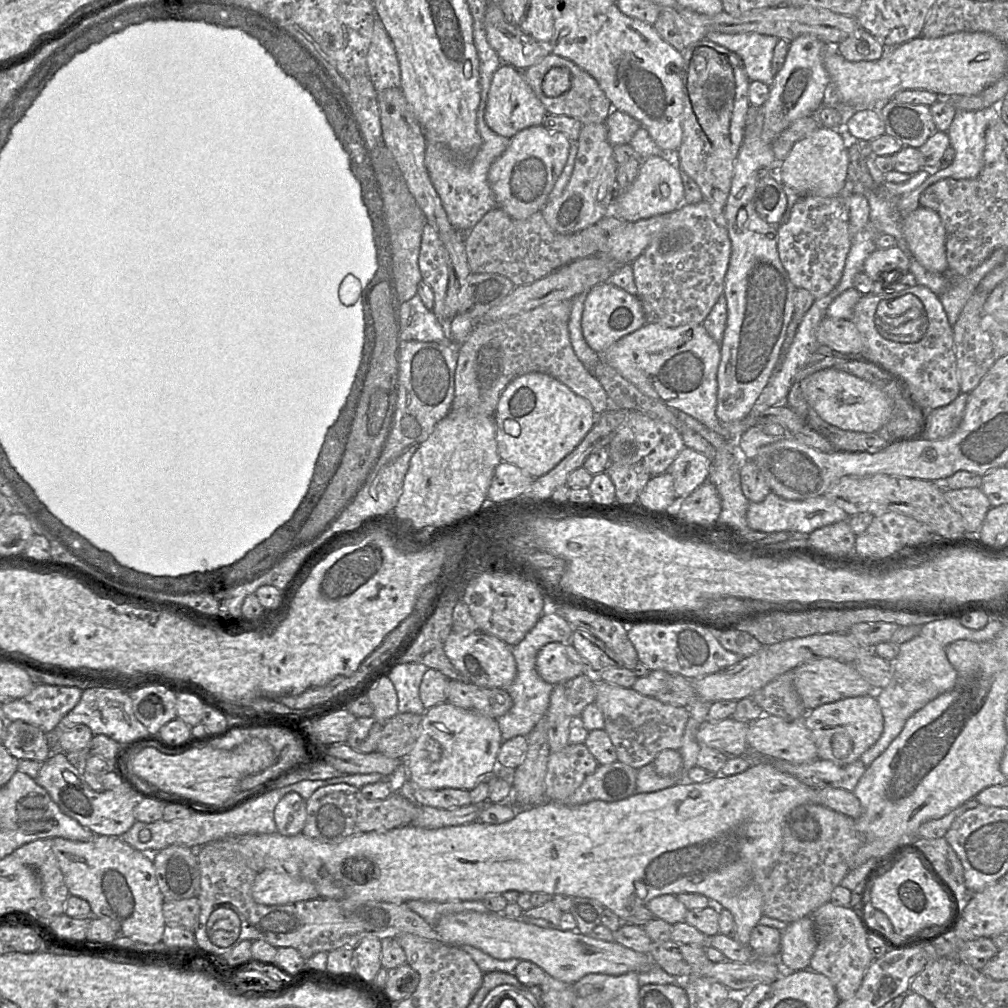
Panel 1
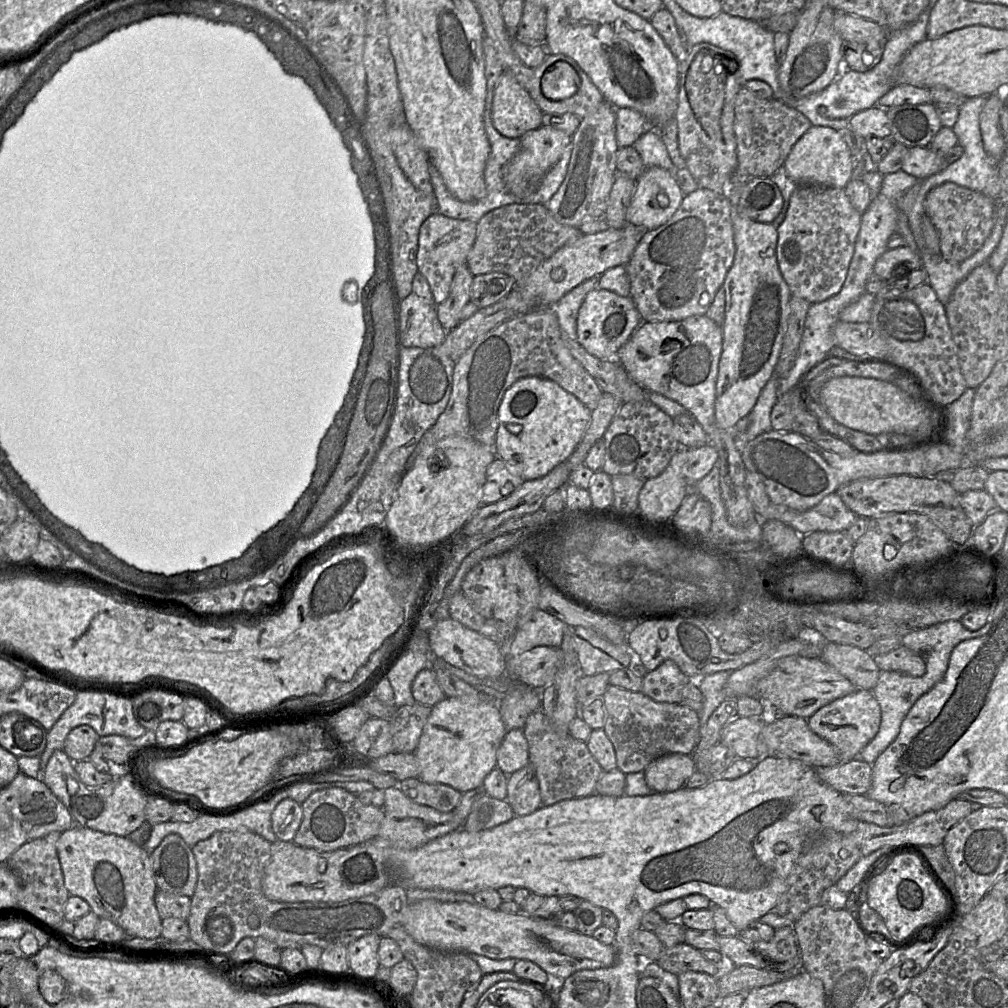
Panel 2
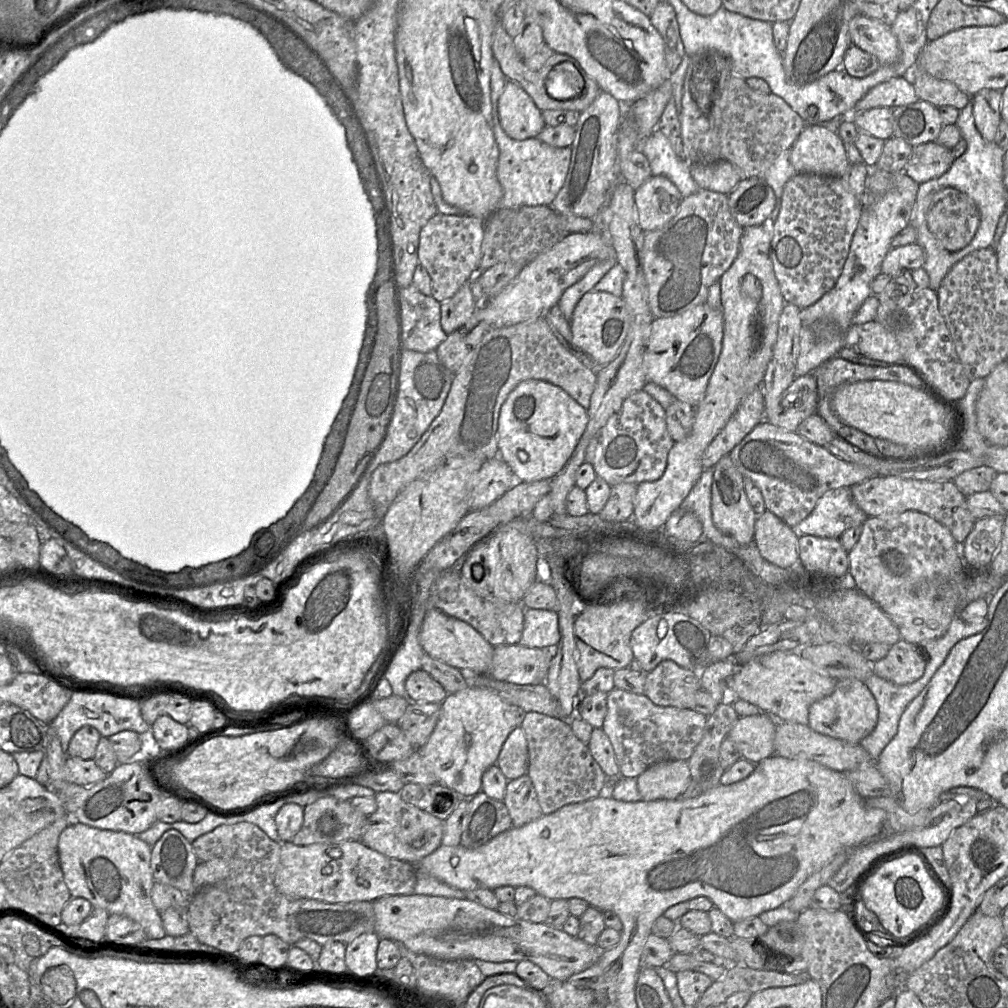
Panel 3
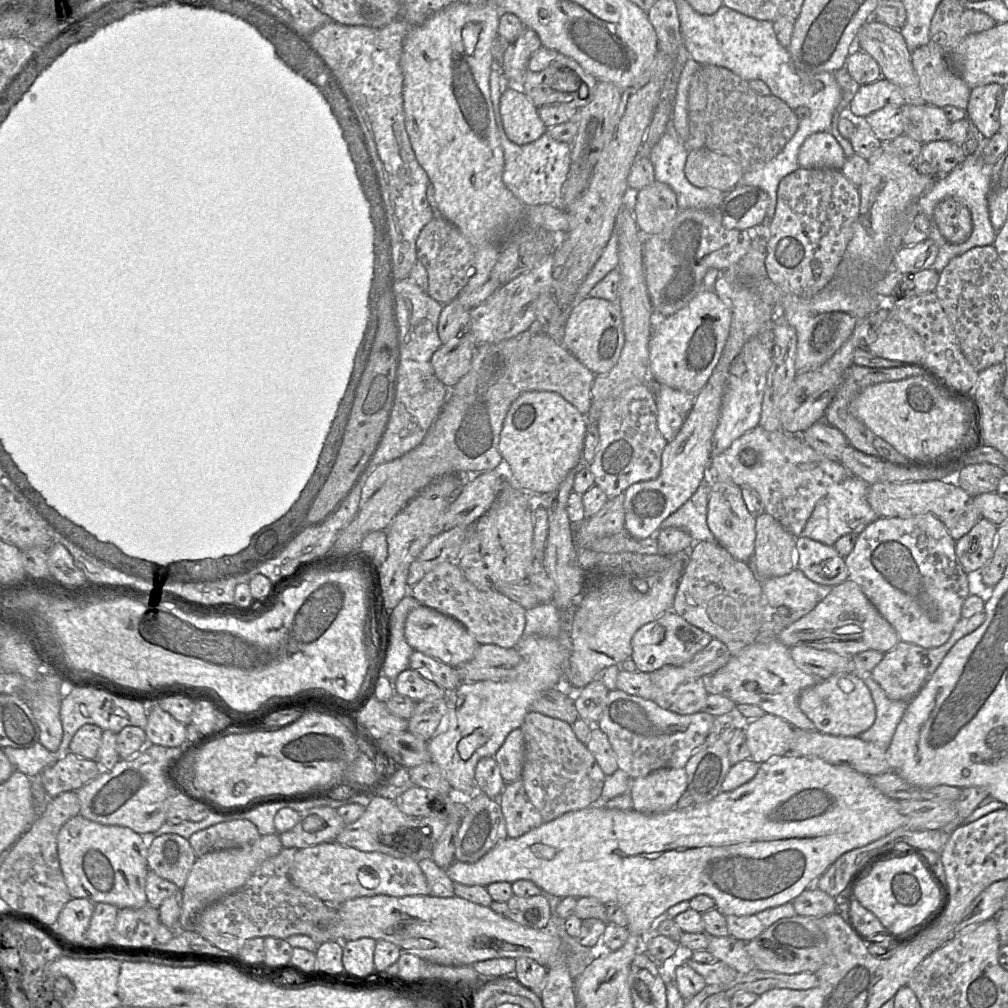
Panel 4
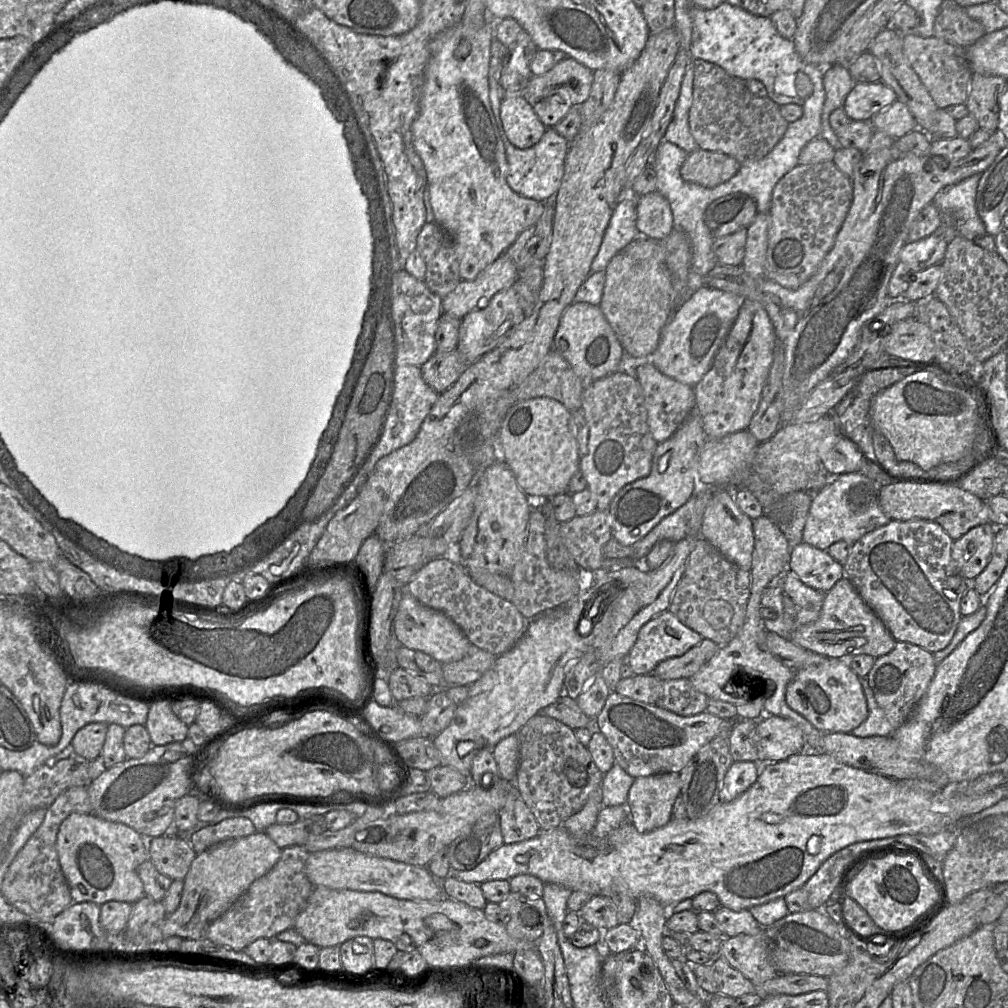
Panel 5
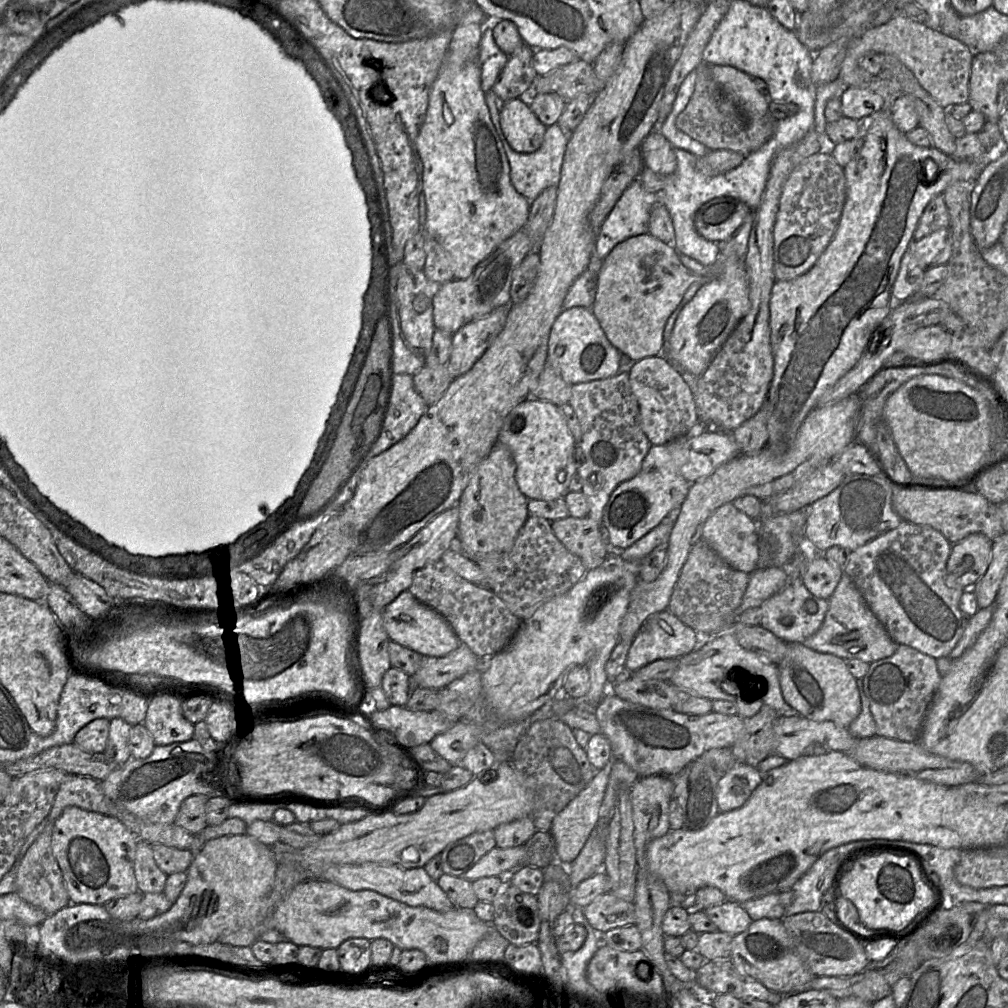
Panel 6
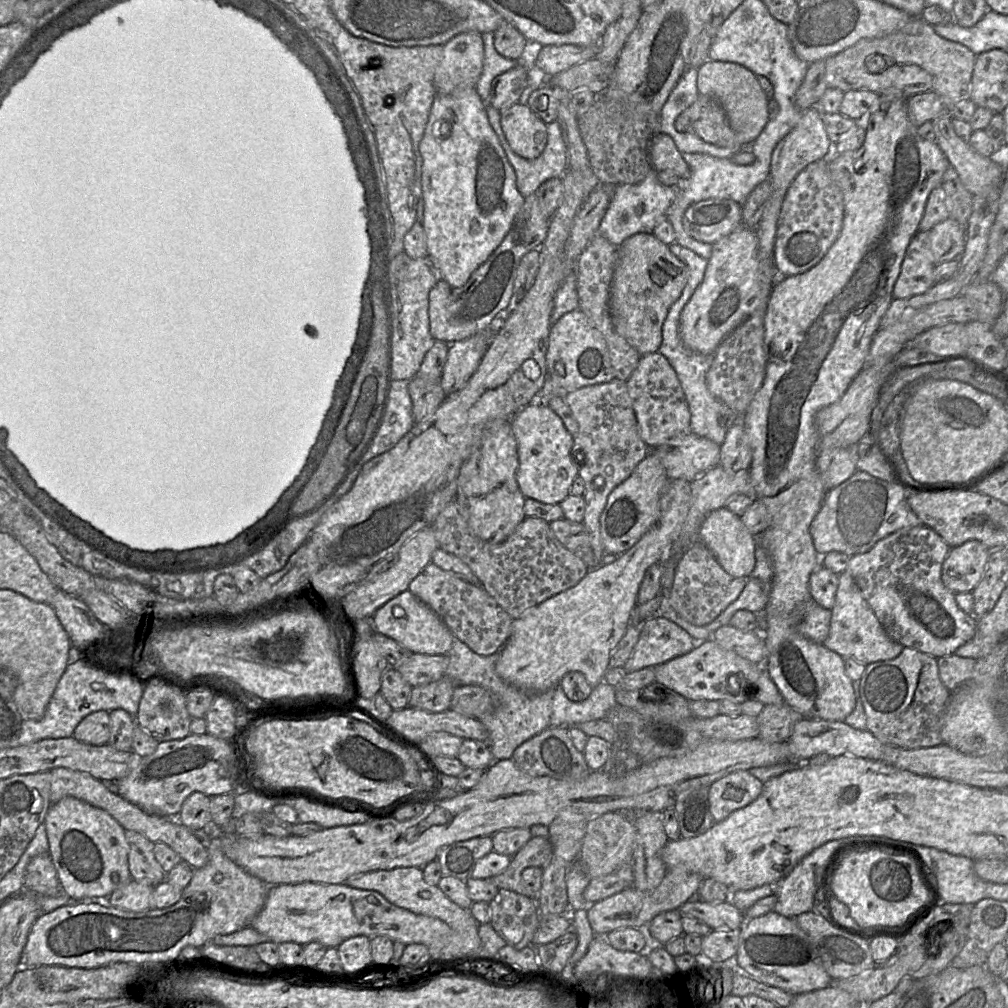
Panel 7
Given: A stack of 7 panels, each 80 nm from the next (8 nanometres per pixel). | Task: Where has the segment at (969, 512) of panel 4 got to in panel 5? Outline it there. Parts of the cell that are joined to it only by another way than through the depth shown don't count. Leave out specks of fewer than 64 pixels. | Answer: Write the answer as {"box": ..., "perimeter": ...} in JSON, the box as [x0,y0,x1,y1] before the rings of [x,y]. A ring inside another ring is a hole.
{"box":[879,480,990,541],"perimeter":[[[893,480],[880,488],[879,505],[890,520],[928,520],[939,524],[953,541],[971,528],[990,523],[990,512],[985,501],[958,485],[938,480]]]}

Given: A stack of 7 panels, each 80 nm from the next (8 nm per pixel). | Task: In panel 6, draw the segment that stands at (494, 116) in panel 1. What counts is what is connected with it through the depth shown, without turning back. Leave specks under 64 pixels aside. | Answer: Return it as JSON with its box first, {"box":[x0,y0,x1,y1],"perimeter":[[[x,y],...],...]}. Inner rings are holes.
{"box":[500,98,547,153],"perimeter":[[[519,98],[502,104],[500,125],[511,148],[518,153],[538,150],[547,128]]]}

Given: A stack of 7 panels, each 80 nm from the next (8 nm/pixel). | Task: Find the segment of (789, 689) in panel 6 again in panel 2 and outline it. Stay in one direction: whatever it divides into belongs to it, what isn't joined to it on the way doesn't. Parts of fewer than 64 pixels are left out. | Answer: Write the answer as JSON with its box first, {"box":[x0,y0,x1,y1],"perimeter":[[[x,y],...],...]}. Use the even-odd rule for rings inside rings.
{"box":[807,689,880,762],"perimeter":[[[856,689],[853,693],[834,700],[807,719],[809,728],[836,749],[841,762],[857,758],[861,750],[878,733],[880,723],[880,705],[872,691],[864,689]]]}

